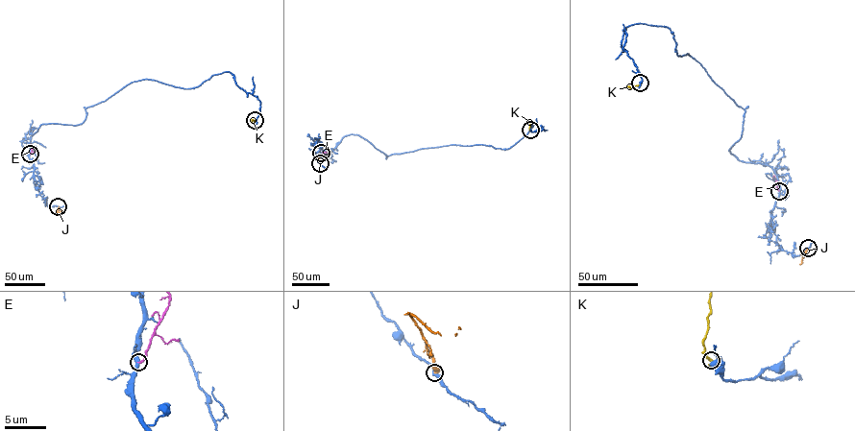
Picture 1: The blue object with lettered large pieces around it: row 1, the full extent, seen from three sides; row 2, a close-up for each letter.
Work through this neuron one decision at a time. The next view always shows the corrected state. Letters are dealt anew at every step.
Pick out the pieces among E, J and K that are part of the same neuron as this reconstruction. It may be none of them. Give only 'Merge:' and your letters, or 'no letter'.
Merge: K

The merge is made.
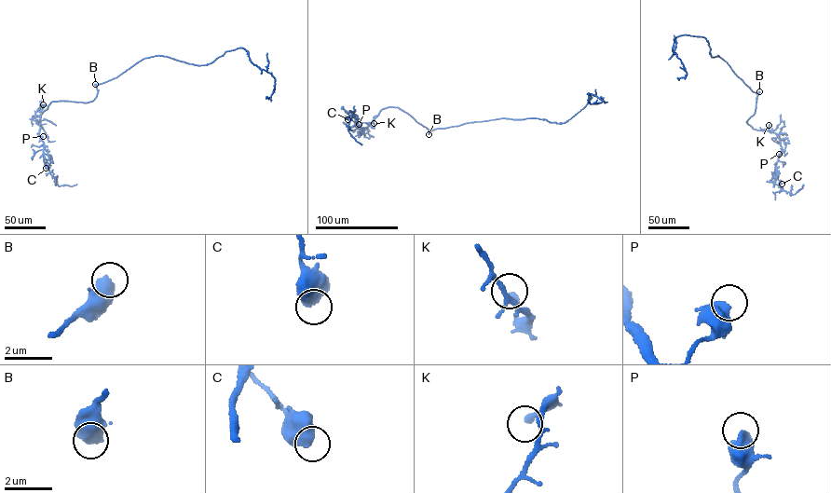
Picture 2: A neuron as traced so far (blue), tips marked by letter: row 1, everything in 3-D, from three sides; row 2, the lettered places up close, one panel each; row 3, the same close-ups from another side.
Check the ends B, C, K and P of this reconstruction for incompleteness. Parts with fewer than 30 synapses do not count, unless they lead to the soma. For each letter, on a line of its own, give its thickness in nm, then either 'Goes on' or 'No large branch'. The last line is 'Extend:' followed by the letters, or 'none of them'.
B: Thickness 650 nm. Goes on
C: Thickness 750 nm. No large branch
K: Thickness 220 nm. No large branch
P: Thickness 600 nm. No large branch
Extend: B

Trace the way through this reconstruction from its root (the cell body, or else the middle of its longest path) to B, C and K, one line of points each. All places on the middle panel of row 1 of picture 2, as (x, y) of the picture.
B: (463, 124), (435, 129), (429, 134)
C: (463, 124), (429, 131), (406, 113), (392, 106), (382, 109), (363, 128), (357, 128), (352, 116), (347, 119)
K: (463, 124), (429, 131), (406, 113), (392, 106), (382, 109), (368, 125), (374, 123)

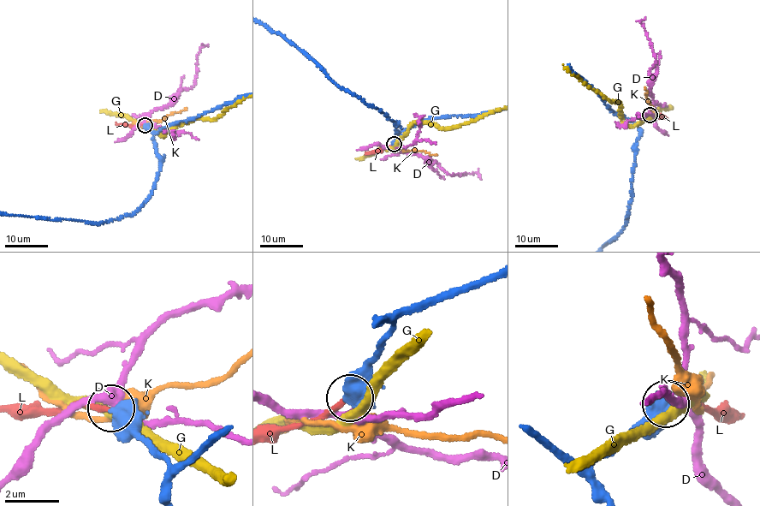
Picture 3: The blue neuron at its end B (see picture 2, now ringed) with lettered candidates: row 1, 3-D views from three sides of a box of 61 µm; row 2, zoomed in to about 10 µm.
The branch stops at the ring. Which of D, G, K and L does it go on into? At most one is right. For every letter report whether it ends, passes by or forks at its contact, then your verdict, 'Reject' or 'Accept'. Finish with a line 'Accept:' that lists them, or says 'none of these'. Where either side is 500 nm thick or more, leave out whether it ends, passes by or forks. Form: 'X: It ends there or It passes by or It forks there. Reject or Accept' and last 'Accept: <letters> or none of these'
D: Reject
G: Reject
K: Reject
L: Accept
Accept: L

